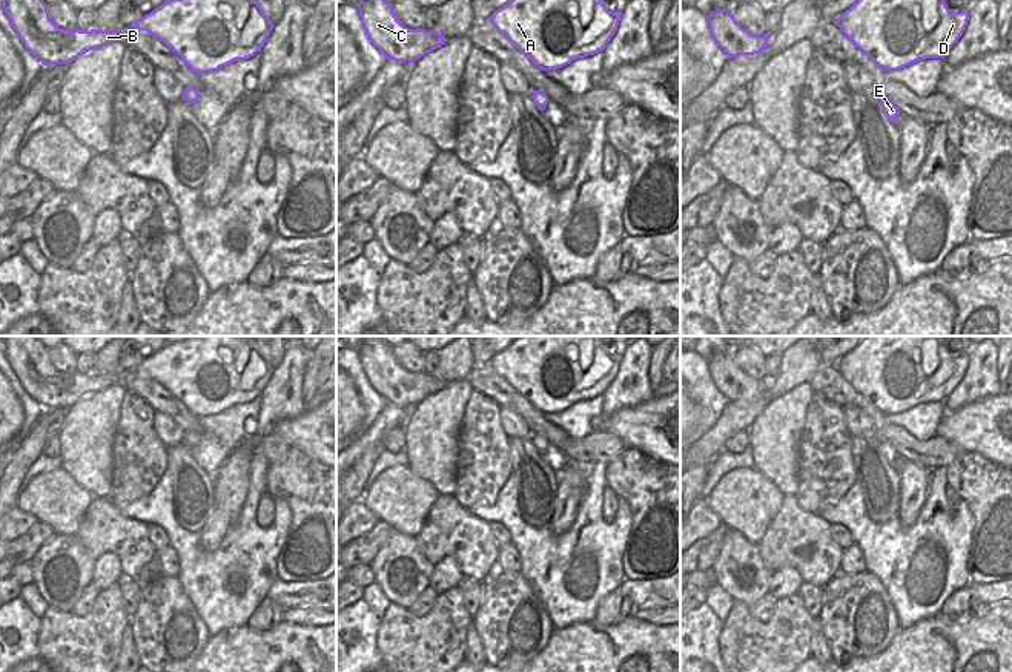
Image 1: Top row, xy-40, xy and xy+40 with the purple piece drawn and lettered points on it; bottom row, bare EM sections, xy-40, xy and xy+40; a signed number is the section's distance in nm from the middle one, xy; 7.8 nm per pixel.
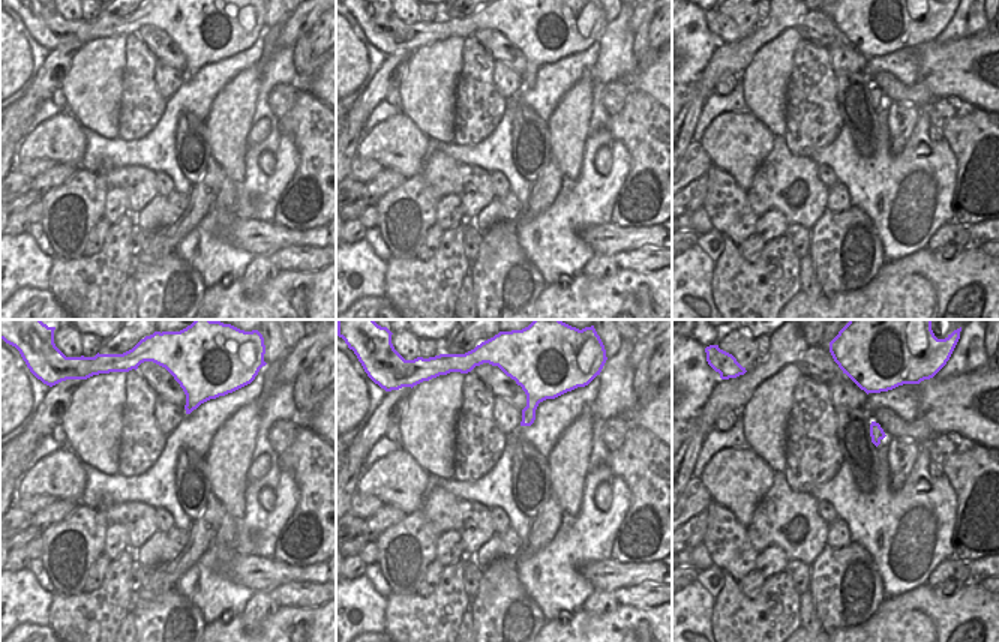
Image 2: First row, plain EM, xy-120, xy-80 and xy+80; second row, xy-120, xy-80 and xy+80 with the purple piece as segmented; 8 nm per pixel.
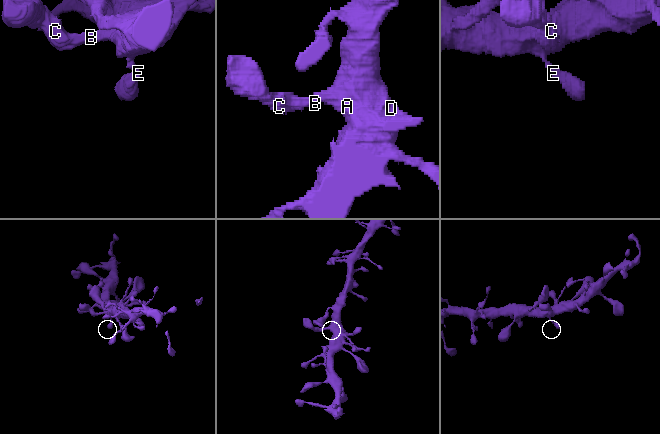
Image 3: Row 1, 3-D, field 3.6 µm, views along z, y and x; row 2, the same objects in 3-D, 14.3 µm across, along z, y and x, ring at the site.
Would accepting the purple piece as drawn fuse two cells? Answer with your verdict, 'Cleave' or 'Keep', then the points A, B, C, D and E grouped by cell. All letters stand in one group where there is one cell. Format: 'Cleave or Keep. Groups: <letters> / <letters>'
Keep. Groups: A B C D E.

